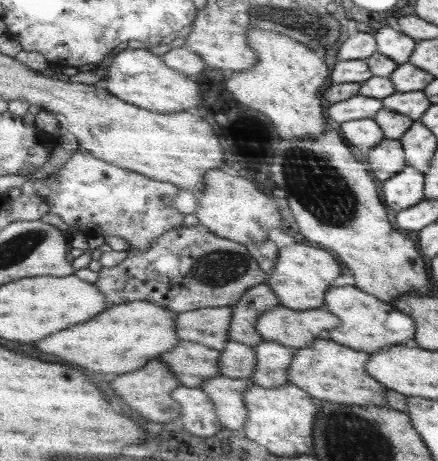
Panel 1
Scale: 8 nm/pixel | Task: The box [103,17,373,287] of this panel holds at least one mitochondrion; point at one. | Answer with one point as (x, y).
(316, 185)

